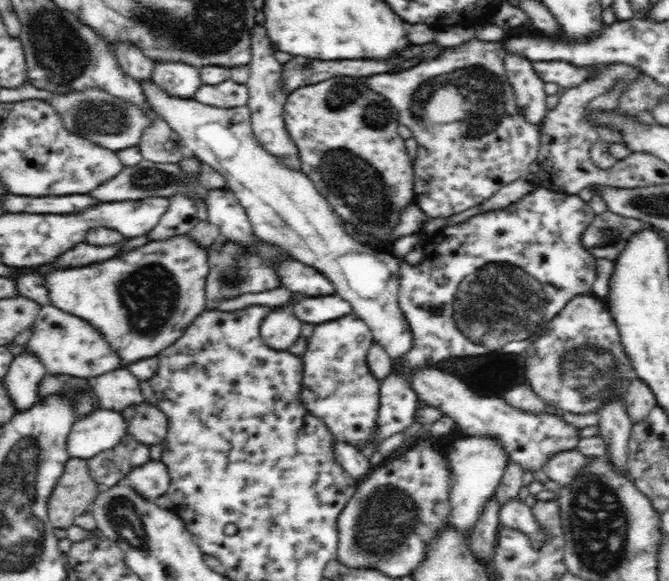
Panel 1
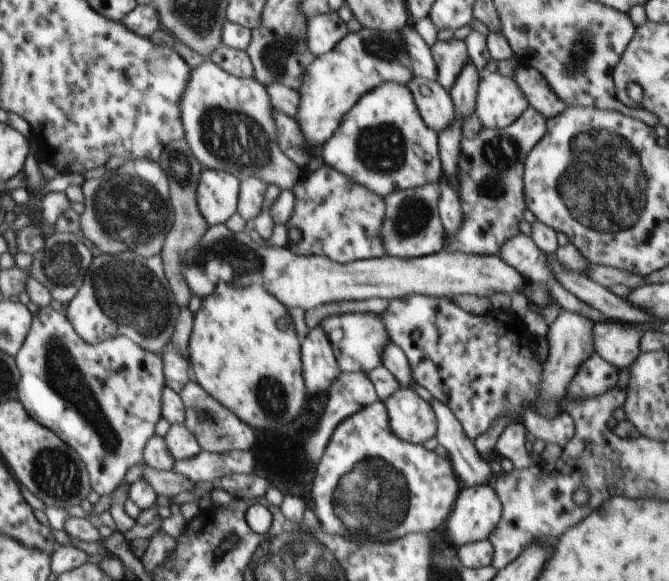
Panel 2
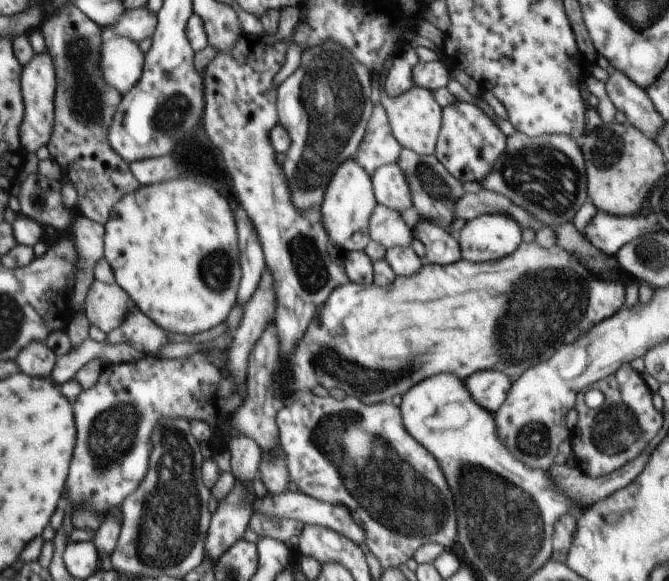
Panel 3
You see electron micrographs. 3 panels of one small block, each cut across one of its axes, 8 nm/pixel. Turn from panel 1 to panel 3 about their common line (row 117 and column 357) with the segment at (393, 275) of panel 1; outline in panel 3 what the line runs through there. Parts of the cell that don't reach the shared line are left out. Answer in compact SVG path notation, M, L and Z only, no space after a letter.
M356 159L346 160L333 174L326 187L324 200L320 205L322 226L332 244L340 247L345 253L363 251L371 241L368 224L374 208L378 206L371 176L356 162Z

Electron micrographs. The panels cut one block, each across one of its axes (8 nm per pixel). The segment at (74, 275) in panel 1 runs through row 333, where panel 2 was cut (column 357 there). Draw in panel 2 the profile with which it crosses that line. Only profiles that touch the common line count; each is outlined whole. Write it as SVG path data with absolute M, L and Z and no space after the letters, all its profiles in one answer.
M382 82L378 88L366 92L354 104L354 108L342 118L340 128L334 132L334 136L322 146L322 158L330 168L338 170L352 182L358 182L382 197L395 191L439 183L443 173L439 155L439 135L424 124L410 89L397 82Z

